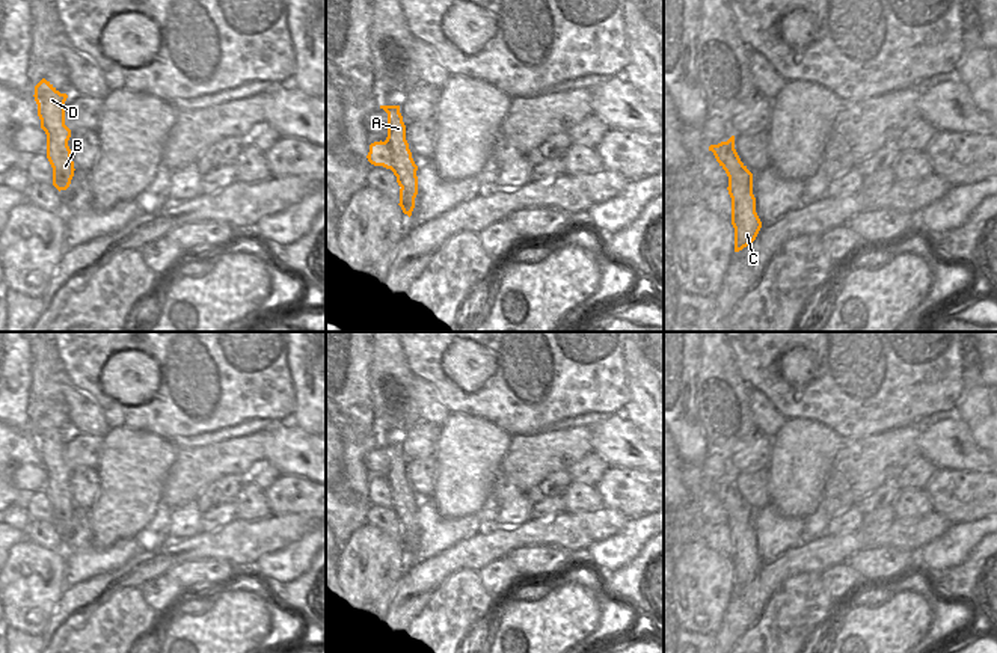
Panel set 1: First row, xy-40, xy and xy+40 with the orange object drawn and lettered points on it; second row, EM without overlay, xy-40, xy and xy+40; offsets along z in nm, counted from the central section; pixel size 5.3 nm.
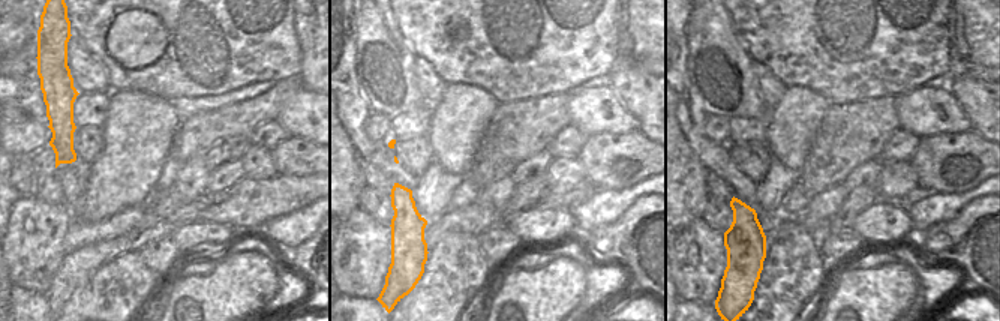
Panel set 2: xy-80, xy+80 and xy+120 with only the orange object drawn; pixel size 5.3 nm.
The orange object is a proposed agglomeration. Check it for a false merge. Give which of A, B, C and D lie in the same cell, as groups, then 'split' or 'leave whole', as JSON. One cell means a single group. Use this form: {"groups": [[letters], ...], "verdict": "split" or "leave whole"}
{"groups": [["A", "B", "C", "D"]], "verdict": "leave whole"}

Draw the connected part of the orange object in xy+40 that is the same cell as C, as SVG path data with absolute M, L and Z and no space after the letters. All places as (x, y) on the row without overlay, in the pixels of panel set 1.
M735 474L727 480L710 483L719 504L729 514L729 532L732 535L732 563L735 566L735 590L742 588L751 582L762 559L756 550L756 535L753 532L753 511L741 499L735 487Z

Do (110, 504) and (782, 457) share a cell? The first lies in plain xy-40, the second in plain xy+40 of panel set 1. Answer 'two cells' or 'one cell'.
one cell

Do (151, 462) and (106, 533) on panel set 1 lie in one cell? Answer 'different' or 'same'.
same

